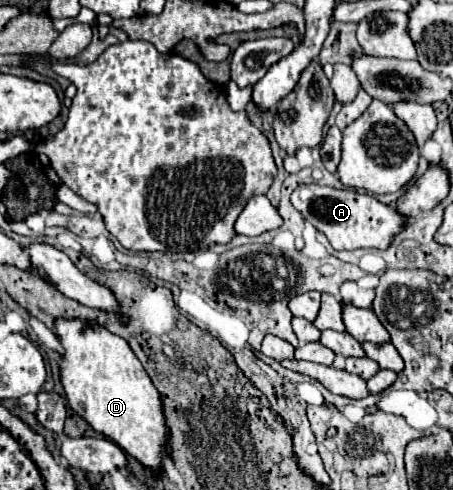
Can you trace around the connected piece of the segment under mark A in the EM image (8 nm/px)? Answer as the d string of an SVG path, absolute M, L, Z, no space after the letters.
M317 183L299 185L291 193L293 207L309 221L317 231L321 231L333 249L357 249L357 247L375 247L387 249L393 235L403 229L403 217L395 211L395 207L379 203L375 197L367 193L359 193L355 189L333 189Z

